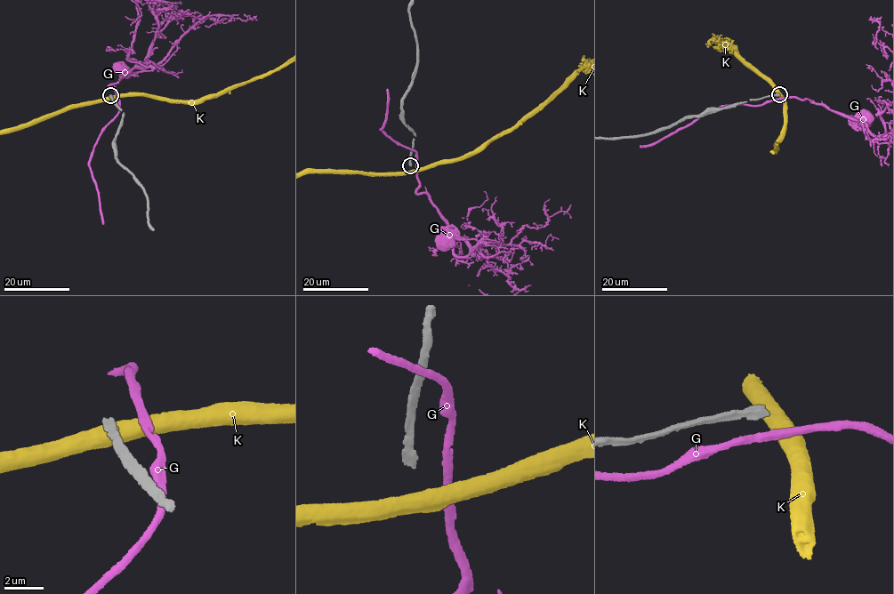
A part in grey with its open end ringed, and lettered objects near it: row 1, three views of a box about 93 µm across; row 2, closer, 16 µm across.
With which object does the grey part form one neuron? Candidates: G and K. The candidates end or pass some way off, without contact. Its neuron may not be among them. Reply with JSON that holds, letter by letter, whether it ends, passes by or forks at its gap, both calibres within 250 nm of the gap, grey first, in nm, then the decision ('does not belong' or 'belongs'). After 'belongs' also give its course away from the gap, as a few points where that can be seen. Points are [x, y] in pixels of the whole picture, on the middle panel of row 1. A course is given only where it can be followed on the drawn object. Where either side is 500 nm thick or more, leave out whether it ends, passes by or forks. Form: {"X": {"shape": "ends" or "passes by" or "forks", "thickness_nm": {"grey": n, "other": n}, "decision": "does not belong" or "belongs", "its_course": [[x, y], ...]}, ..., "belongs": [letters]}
{"G": {"shape": "passes by", "thickness_nm": {"grey": 400, "other": 400}, "decision": "does not belong"}, "K": {"thickness_nm": {"grey": 400, "other": 750}, "decision": "does not belong"}, "belongs": []}

